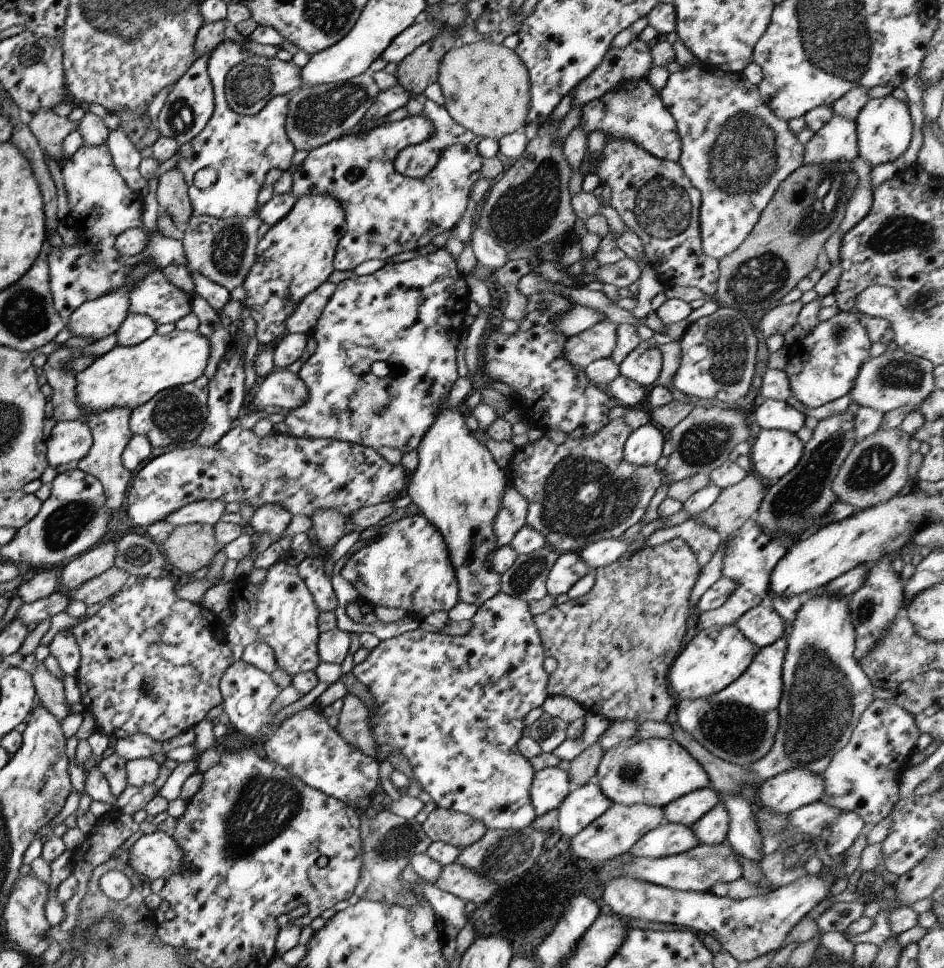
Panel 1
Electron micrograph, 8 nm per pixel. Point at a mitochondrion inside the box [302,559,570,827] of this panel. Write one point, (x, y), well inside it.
(548, 727)

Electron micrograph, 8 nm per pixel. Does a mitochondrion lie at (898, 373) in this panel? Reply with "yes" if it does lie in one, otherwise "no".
yes

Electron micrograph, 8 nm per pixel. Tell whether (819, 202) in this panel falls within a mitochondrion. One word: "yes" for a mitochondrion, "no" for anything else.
yes

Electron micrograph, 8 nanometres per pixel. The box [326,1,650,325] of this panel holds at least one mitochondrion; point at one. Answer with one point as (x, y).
(524, 211)

